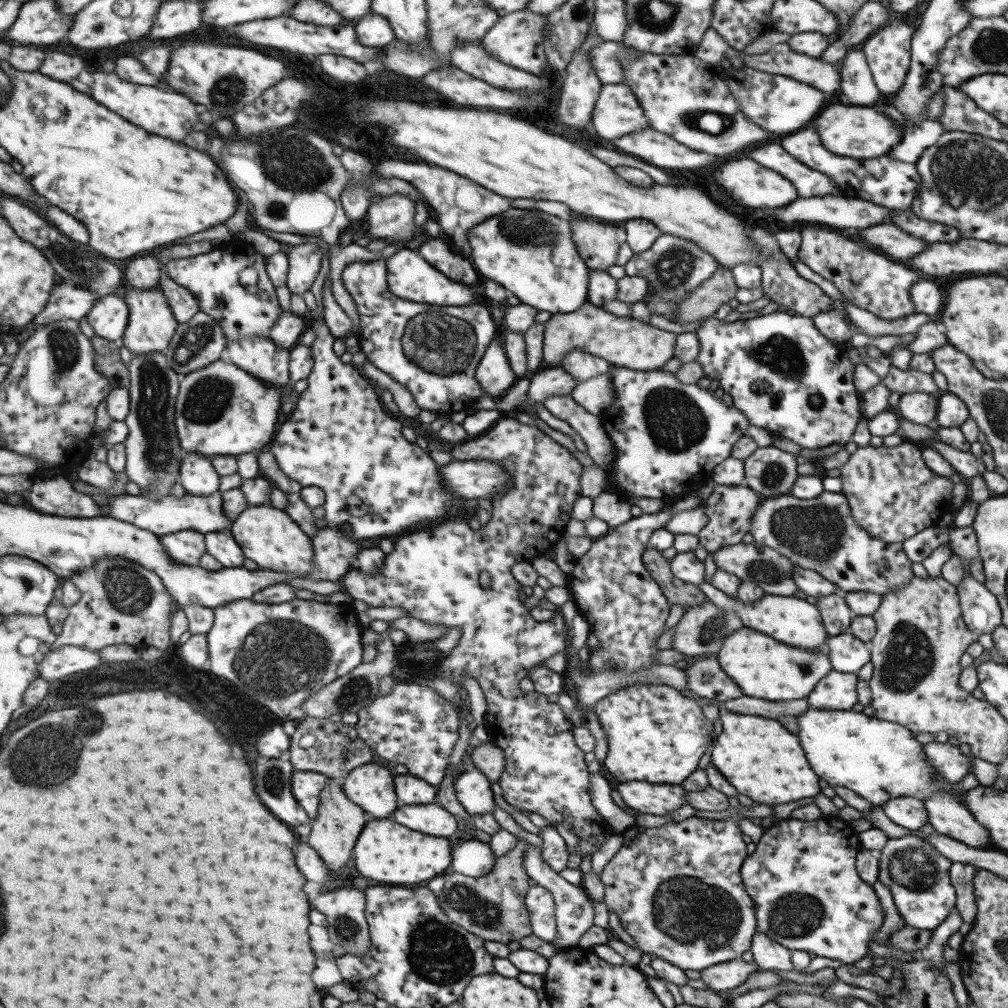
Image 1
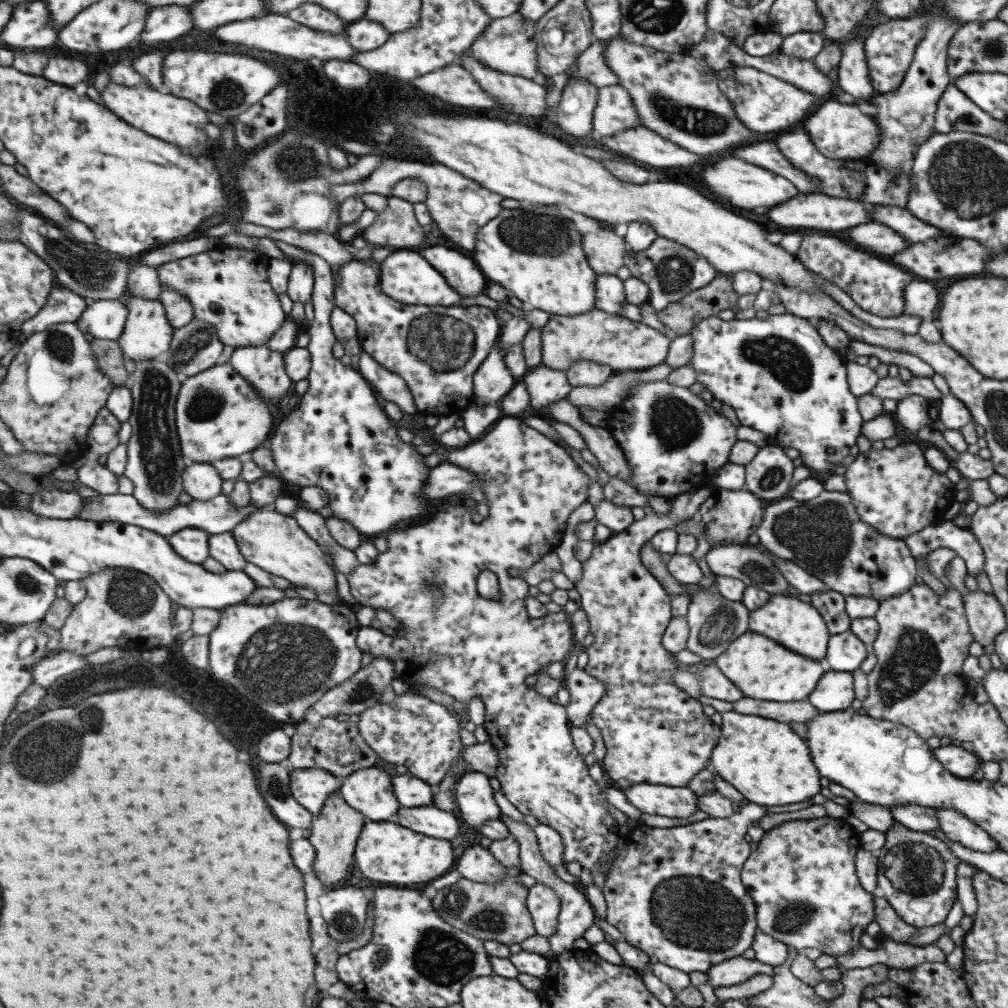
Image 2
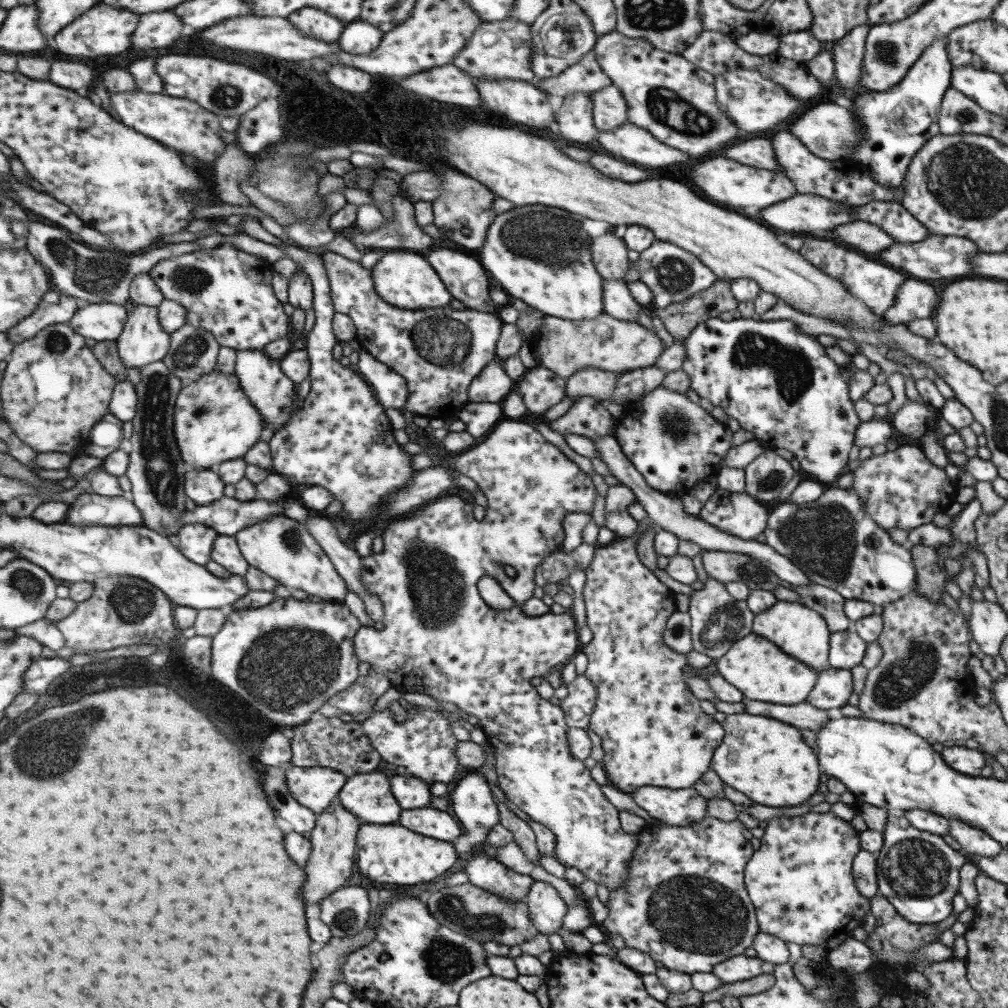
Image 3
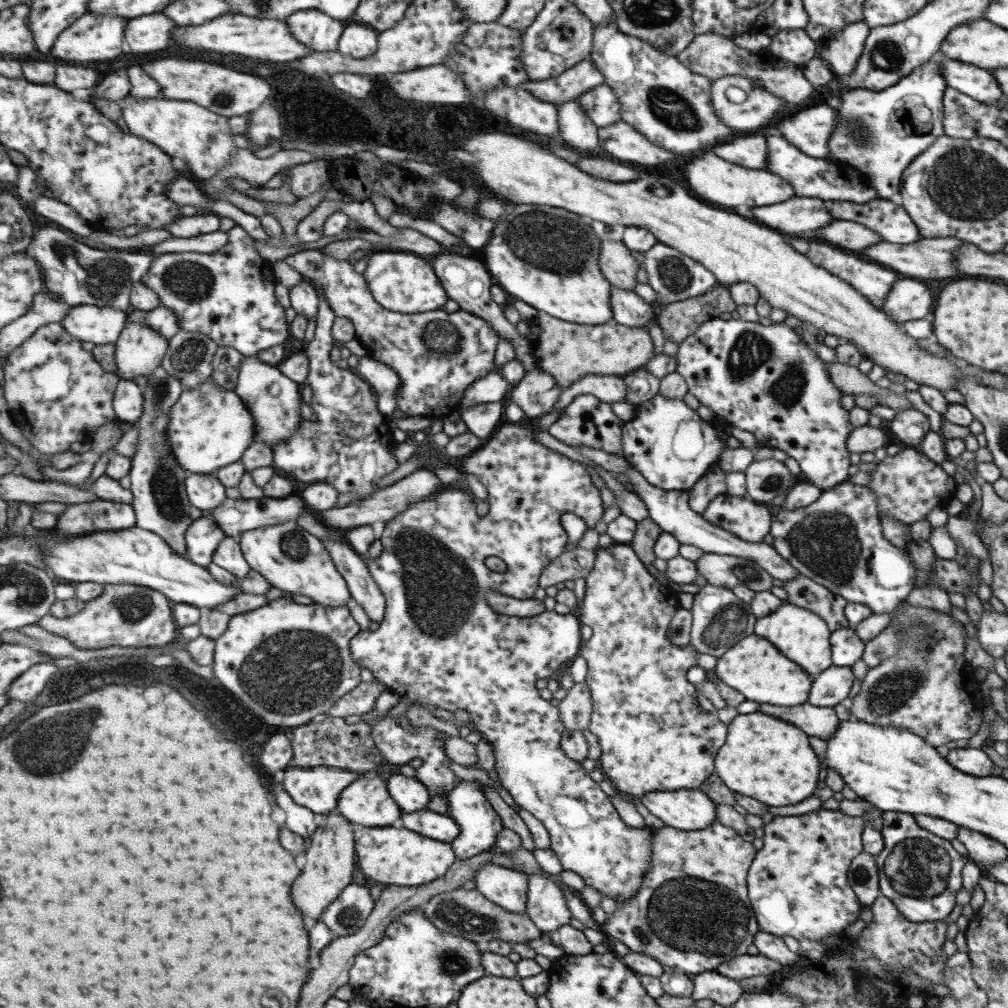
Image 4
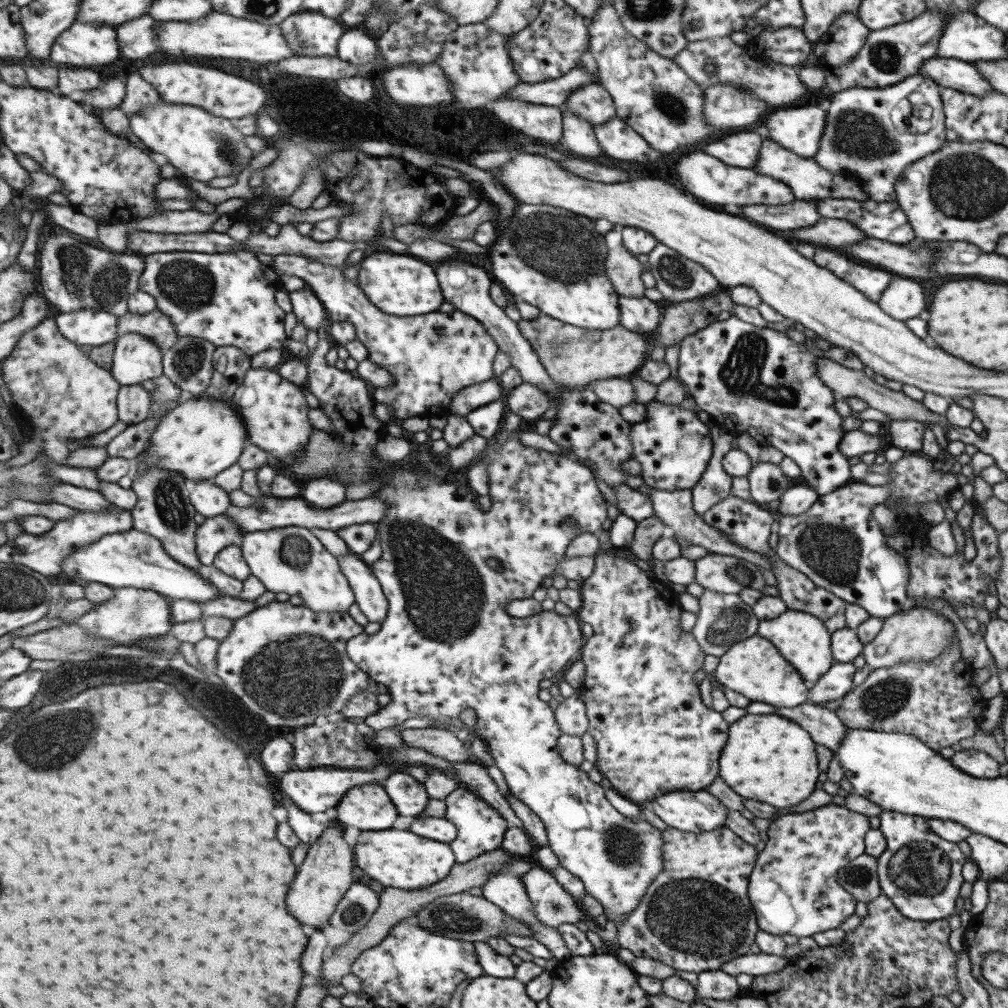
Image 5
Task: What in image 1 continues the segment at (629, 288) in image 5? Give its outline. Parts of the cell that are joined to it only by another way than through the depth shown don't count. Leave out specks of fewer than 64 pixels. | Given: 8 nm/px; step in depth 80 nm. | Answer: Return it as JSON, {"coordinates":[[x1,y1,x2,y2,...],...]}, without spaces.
{"coordinates":[[589,217,570,219,571,240,588,269,606,271,619,257,615,225,605,225]]}

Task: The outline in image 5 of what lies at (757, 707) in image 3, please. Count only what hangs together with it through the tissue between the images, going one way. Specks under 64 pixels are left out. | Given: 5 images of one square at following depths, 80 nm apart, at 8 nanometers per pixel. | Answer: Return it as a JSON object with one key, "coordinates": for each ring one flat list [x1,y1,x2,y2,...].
{"coordinates":[[803,703,801,706,777,710,777,714,795,720,815,744,821,744,830,751,835,750,845,736,846,726,837,718,833,710,821,708,820,705]]}

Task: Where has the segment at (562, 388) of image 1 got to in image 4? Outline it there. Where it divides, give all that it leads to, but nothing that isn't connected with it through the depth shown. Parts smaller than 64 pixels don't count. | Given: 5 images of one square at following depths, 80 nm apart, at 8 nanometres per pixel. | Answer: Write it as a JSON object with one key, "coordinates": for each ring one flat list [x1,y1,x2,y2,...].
{"coordinates":[[535,369,524,373,505,401,514,402,529,418,540,417,551,410,561,390,549,374]]}

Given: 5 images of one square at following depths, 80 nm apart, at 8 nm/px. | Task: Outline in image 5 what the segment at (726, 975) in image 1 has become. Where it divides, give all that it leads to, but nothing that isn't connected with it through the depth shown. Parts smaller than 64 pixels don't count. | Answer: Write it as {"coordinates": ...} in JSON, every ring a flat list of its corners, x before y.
{"coordinates":[[758,953,737,956,729,960,727,964,723,963,719,969,725,974,734,976,736,974,749,974,749,976,761,976,781,970,787,963,785,957]]}

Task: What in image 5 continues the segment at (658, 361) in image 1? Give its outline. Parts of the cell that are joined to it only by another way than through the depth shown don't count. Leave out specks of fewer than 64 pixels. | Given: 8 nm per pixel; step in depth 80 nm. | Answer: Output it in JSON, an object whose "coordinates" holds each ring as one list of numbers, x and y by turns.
{"coordinates":[[540,313,533,319,520,319,517,325,545,372,560,387,586,386,594,380,606,378,628,378,647,359,646,352,651,347,645,336,620,324,607,330,586,330]]}

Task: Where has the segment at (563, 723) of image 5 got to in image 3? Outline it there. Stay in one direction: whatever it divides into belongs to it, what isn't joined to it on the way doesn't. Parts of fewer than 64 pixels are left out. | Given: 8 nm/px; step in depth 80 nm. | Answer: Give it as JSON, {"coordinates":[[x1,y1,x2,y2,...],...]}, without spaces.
{"coordinates":[[576,675,573,681,563,686,567,694,558,706,562,710,565,724,568,727,587,729,596,697,593,684,584,675]]}

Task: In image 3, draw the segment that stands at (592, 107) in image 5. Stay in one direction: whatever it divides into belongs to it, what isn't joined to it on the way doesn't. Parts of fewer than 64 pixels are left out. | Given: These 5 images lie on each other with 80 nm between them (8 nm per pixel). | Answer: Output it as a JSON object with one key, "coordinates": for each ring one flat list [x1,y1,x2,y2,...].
{"coordinates":[[610,85,596,92,591,92,590,99,593,103,593,108,591,108,592,122,597,132,611,132,611,130,619,128,621,124,627,124,627,104,615,86]]}

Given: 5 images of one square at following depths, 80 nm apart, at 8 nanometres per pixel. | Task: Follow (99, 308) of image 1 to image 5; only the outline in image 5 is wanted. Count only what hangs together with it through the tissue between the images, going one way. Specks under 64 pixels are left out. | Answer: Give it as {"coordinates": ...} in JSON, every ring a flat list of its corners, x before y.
{"coordinates":[[82,308,75,312,58,312,54,319,63,336,79,346,99,347,119,338,119,316,110,312]]}

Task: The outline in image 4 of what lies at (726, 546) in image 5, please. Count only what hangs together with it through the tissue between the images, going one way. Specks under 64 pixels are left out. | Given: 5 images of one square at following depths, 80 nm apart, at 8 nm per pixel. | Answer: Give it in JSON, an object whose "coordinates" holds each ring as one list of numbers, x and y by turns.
{"coordinates":[[631,466,625,472,621,472,628,478,629,484,633,486,631,490,643,501,646,506,648,517,663,533,673,536,680,544,687,544,699,548,703,553,712,553,717,555,728,555,738,557,749,561,773,578,782,582,789,582,793,577,799,575,785,559,783,559,772,546,761,543,749,543,741,541,733,534,722,530,715,524,707,523,703,520,700,513,693,512,687,504,688,491,664,491,660,488,651,486,635,469]]}

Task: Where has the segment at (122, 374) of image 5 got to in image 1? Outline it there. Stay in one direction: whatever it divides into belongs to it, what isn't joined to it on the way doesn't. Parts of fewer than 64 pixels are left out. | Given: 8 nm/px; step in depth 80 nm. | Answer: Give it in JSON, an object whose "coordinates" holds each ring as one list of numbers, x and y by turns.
{"coordinates":[[158,284,155,288,134,288,126,285,122,295,130,305,130,324,126,335,121,339,123,345,135,355,164,352,178,332,180,321,175,318,174,309,171,308,162,286]]}

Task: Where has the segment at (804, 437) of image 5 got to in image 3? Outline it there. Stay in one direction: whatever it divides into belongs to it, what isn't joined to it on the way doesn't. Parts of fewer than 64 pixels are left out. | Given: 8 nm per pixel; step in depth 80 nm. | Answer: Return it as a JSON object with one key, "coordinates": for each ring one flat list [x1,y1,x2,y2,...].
{"coordinates":[[736,315,729,321,723,321,719,317,705,319,704,322,695,326,684,342,684,357,680,370,689,377,689,387,697,396,707,398,712,406,719,406,727,416,737,420,740,428,752,432,754,440,757,440,763,449,785,448,792,452,794,458,799,462,799,468,806,471,809,476,813,476,817,482,822,482,825,487,835,483,835,480,841,475,841,468,847,464,849,450,853,445,854,432,860,422,855,414,853,402,848,397,848,383,839,374,839,366,825,355,825,347,817,343,817,338,803,334,789,320,757,321]]}

